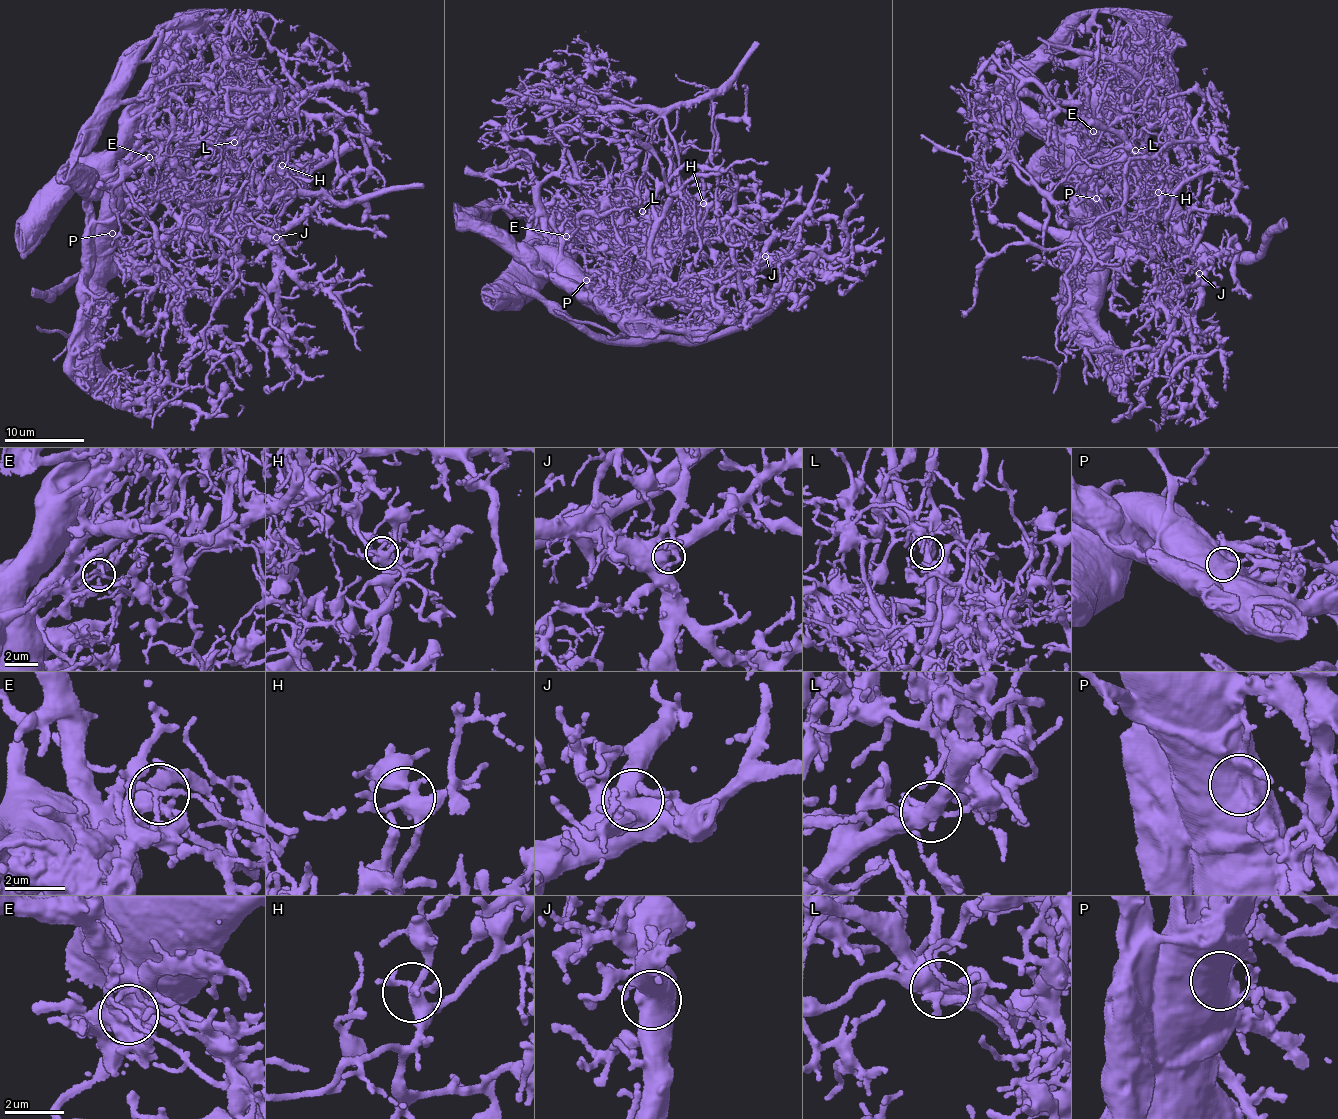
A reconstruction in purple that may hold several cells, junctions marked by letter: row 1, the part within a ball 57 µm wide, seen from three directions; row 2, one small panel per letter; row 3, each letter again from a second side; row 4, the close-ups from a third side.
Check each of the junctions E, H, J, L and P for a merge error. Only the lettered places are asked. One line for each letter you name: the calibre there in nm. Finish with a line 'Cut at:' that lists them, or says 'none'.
E: 140 nm thick
L: 360 nm thick
P: 850 nm thick
Cut at: E, L, P

